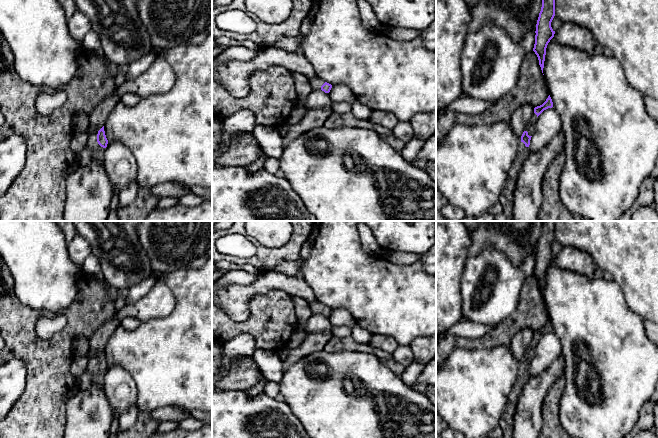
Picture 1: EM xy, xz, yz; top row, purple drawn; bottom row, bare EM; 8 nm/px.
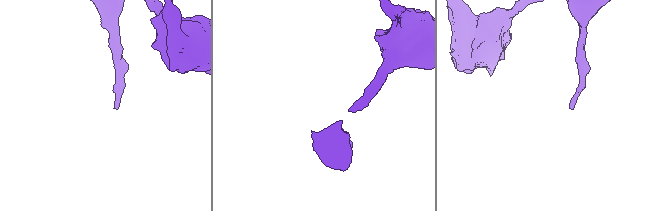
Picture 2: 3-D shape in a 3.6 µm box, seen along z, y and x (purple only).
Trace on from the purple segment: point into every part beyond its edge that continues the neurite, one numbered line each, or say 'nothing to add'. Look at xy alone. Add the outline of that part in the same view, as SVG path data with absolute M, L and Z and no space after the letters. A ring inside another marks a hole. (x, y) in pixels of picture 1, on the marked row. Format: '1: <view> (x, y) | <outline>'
1: xy (97, 152) | M89 128L87 135L87 146L91 150L91 161L103 162L105 157L105 148L101 147L97 142L98 131Z

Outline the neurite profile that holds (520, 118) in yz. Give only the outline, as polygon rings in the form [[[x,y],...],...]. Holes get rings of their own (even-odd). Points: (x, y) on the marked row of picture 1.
[[[523,104],[514,111],[510,119],[510,125],[515,135],[522,136],[533,114],[534,106],[531,104]]]

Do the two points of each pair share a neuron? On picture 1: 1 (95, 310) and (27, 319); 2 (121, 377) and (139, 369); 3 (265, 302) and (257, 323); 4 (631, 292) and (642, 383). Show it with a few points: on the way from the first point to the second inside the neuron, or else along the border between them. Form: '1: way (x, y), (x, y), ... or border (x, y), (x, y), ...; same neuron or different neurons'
1: way (75, 329), (59, 345), (40, 345), (34, 339); same neuron
2: border (108, 366), (121, 365), (135, 382), (138, 395); different neurons
3: way (265, 307), (265, 315), (262, 318); same neuron
4: border (621, 291), (626, 306), (642, 319); different neurons

